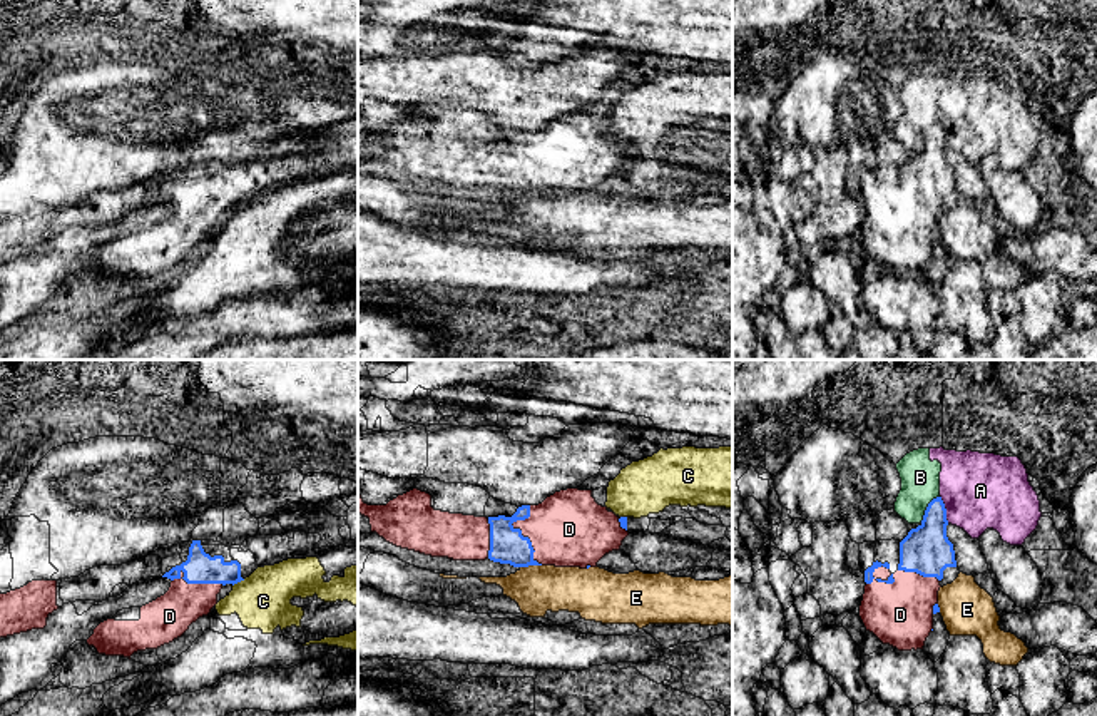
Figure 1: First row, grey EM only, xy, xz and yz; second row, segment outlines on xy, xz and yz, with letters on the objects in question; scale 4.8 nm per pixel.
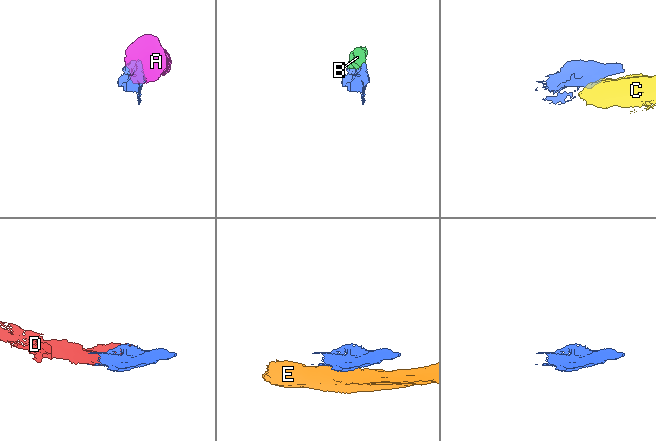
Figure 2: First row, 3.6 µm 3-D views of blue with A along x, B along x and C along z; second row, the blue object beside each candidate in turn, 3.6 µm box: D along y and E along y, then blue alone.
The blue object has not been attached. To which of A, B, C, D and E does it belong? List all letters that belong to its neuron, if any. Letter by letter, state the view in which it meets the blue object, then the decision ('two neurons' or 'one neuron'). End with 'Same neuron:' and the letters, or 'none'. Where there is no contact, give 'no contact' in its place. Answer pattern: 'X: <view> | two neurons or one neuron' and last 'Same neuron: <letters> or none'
A: yz | two neurons
B: yz | two neurons
C: xy | two neurons
D: xz | one neuron
E: xz | two neurons
Same neuron: D

